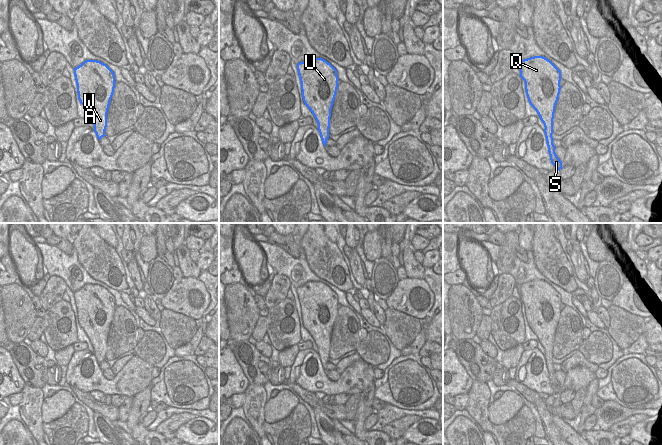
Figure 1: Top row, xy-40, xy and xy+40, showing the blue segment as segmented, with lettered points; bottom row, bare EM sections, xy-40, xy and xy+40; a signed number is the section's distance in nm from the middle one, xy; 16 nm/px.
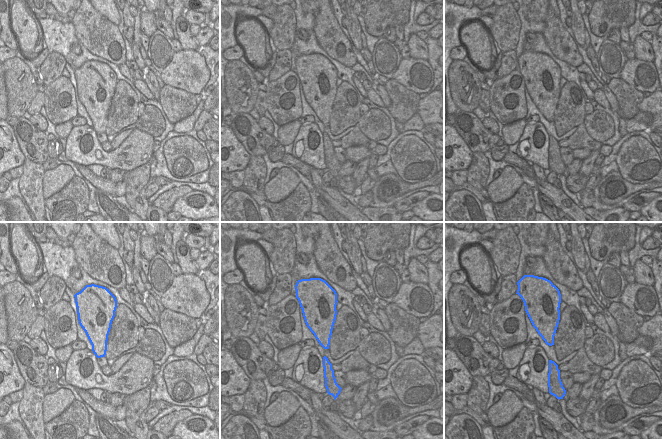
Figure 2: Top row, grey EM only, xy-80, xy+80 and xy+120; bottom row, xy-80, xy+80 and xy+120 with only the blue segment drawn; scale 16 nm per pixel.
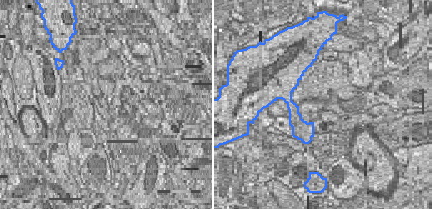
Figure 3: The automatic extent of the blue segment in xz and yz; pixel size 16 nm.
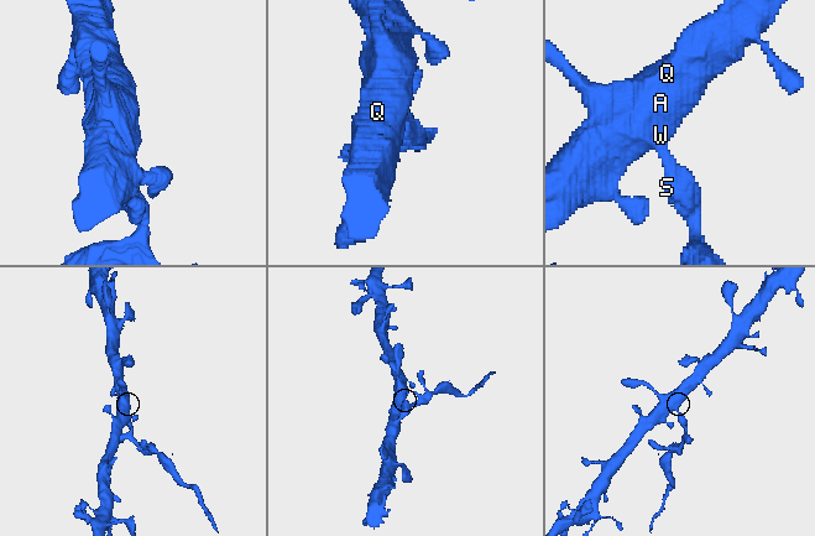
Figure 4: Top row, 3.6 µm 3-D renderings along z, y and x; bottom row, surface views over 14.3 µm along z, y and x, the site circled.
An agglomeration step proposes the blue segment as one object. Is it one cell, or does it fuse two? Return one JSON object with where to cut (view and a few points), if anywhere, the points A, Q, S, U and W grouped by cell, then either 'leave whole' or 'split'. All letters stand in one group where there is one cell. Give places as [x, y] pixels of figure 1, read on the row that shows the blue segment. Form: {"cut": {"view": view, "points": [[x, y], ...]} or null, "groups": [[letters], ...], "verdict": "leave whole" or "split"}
{"cut": {"view": "xy+40", "points": [[550, 134], [546, 140]]}, "groups": [["A", "Q", "U", "W"], ["S"]], "verdict": "split"}

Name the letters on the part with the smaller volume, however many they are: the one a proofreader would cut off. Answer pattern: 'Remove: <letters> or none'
Remove: S

